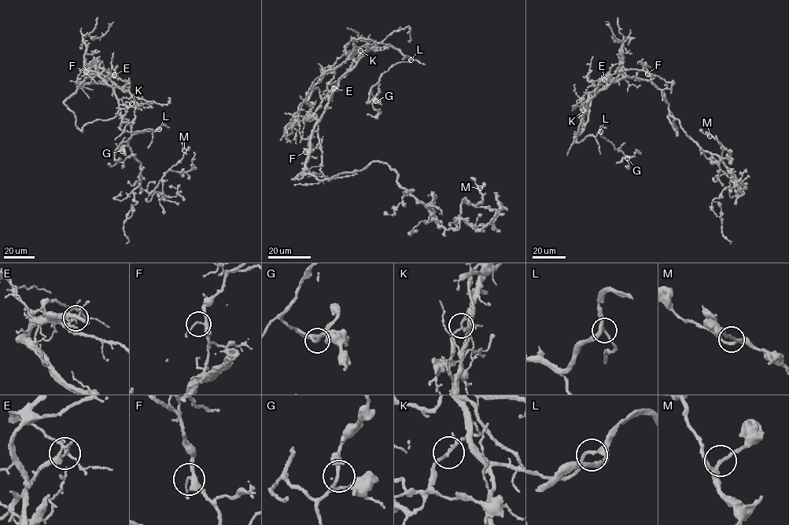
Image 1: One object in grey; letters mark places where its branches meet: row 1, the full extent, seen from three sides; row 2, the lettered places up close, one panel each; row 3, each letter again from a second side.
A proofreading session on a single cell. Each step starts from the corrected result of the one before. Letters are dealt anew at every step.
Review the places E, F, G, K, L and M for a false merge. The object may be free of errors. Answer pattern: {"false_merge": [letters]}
{"false_merge": ["E"]}

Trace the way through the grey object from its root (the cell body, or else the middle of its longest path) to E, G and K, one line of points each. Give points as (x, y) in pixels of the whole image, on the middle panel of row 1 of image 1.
E: (299, 176), (305, 170), (314, 126), (328, 102), (329, 92), (334, 88)
G: (299, 176), (315, 125), (363, 53), (352, 51), (354, 38), (411, 58), (381, 75), (369, 93), (375, 100)
K: (299, 176), (305, 170), (314, 126), (331, 93), (337, 87), (338, 79), (355, 64), (363, 53), (360, 50)

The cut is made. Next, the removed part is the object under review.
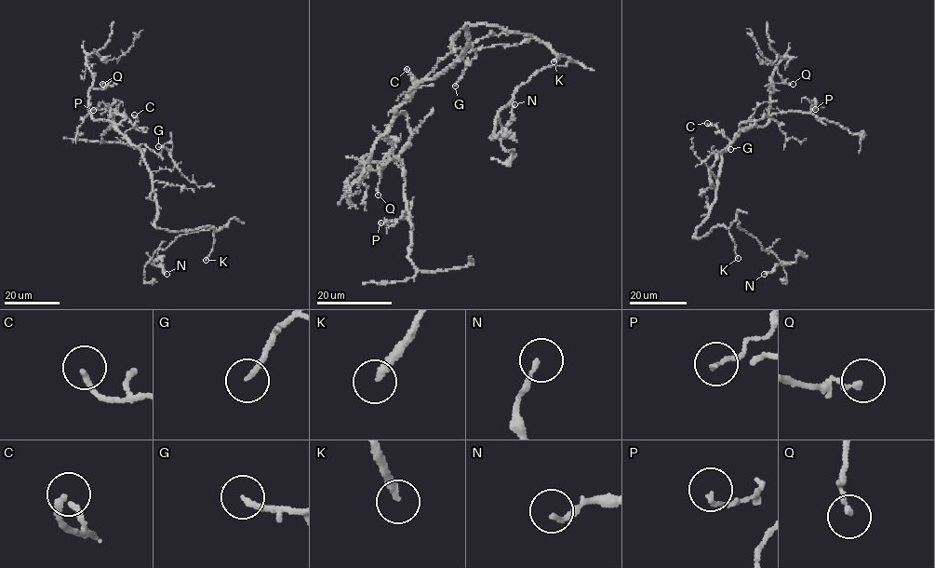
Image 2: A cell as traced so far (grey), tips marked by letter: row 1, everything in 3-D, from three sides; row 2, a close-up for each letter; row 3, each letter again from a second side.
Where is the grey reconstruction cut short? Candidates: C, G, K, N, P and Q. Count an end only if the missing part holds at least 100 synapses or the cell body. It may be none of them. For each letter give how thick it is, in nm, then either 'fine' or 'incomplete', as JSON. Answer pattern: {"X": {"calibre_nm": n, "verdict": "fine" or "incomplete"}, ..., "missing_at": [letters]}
{"C": {"calibre_nm": 190, "verdict": "fine"}, "G": {"calibre_nm": 180, "verdict": "fine"}, "K": {"calibre_nm": 220, "verdict": "incomplete"}, "N": {"calibre_nm": 150, "verdict": "fine"}, "P": {"calibre_nm": 120, "verdict": "fine"}, "Q": {"calibre_nm": 170, "verdict": "fine"}, "missing_at": ["K"]}

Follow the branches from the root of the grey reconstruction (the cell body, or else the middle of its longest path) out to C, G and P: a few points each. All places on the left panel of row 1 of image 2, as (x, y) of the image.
C: (153, 192), (151, 172), (142, 153), (126, 133), (133, 127), (137, 119), (134, 114)
G: (153, 192), (152, 172), (172, 169), (175, 163), (170, 151), (158, 146)
P: (153, 192), (151, 172), (142, 153), (117, 128), (126, 117), (117, 112), (113, 115), (102, 101), (93, 110)

